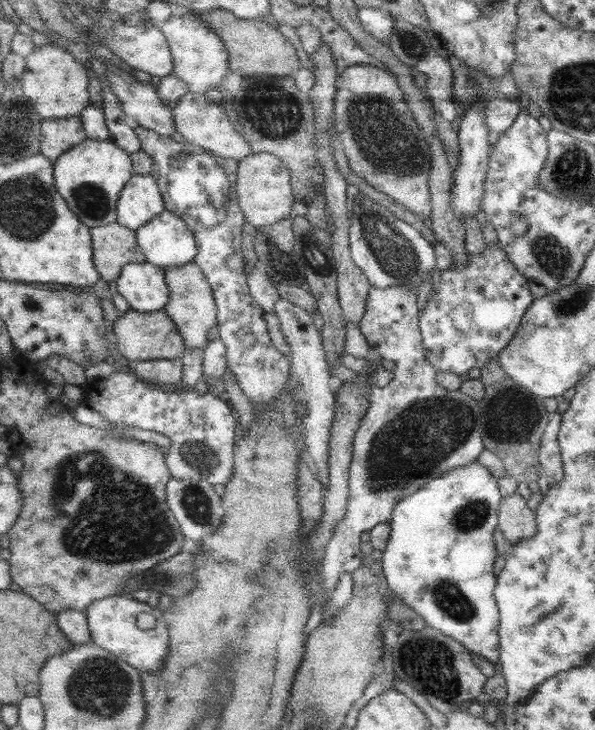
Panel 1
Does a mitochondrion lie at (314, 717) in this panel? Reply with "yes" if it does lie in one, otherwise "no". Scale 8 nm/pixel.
yes

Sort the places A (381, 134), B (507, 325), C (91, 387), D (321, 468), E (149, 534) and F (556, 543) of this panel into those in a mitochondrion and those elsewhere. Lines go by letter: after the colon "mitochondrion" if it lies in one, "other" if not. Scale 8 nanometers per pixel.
A: mitochondrion
B: other
C: other
D: other
E: mitochondrion
F: other

